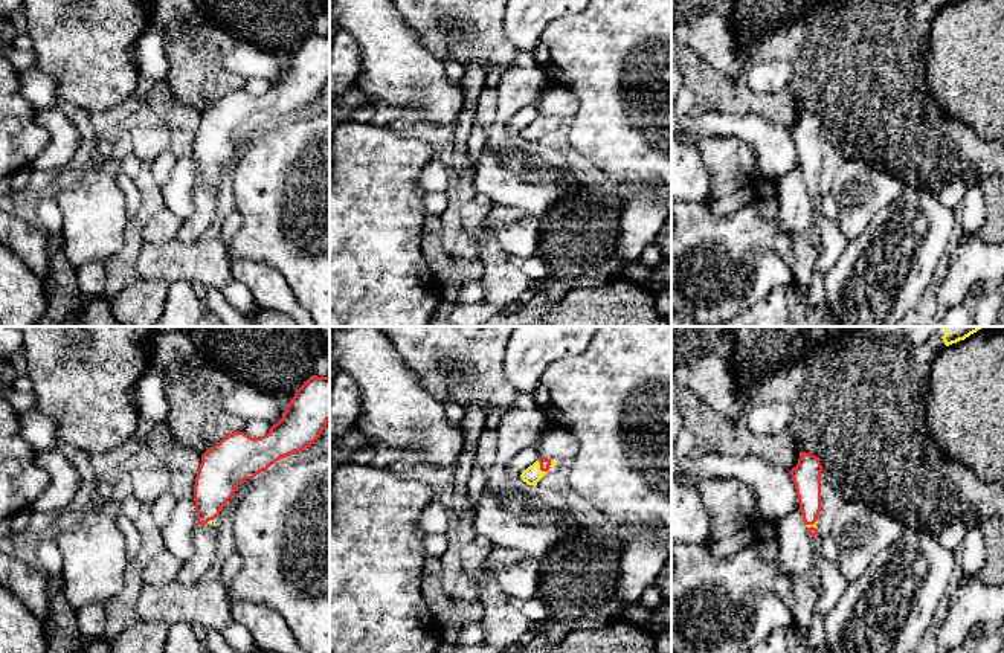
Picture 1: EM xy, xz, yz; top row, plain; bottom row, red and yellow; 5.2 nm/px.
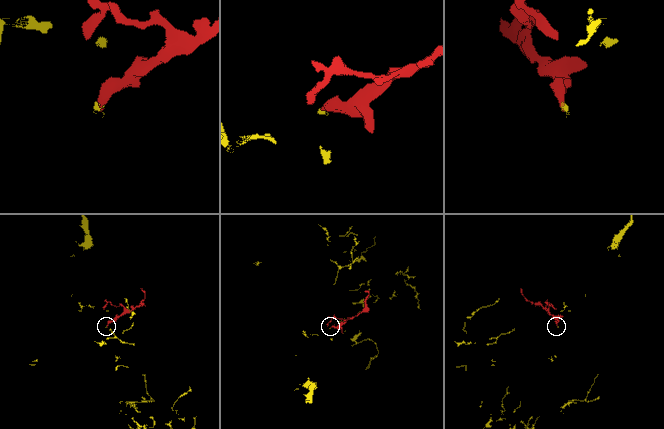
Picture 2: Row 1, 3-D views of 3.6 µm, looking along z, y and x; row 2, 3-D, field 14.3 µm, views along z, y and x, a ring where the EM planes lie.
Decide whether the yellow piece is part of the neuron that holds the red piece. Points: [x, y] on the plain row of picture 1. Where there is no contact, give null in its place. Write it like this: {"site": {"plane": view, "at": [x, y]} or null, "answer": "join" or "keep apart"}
{"site": {"plane": "yz", "at": [810, 182]}, "answer": "join"}

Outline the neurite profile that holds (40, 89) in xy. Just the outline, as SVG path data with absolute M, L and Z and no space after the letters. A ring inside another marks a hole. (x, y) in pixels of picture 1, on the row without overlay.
M40 69L21 70L18 76L23 95L37 110L56 110L61 98L53 76Z

